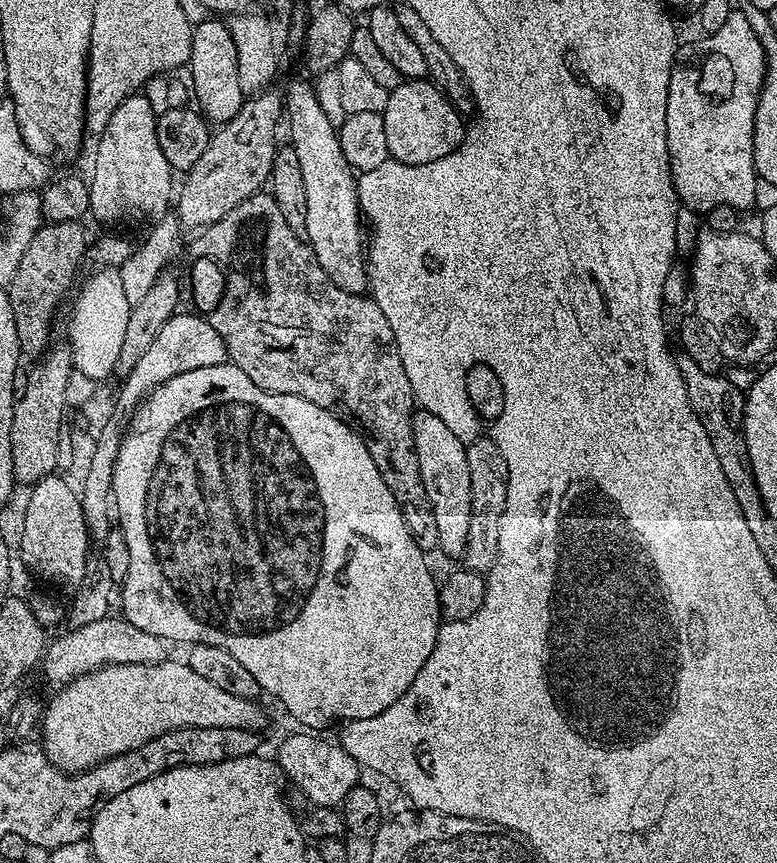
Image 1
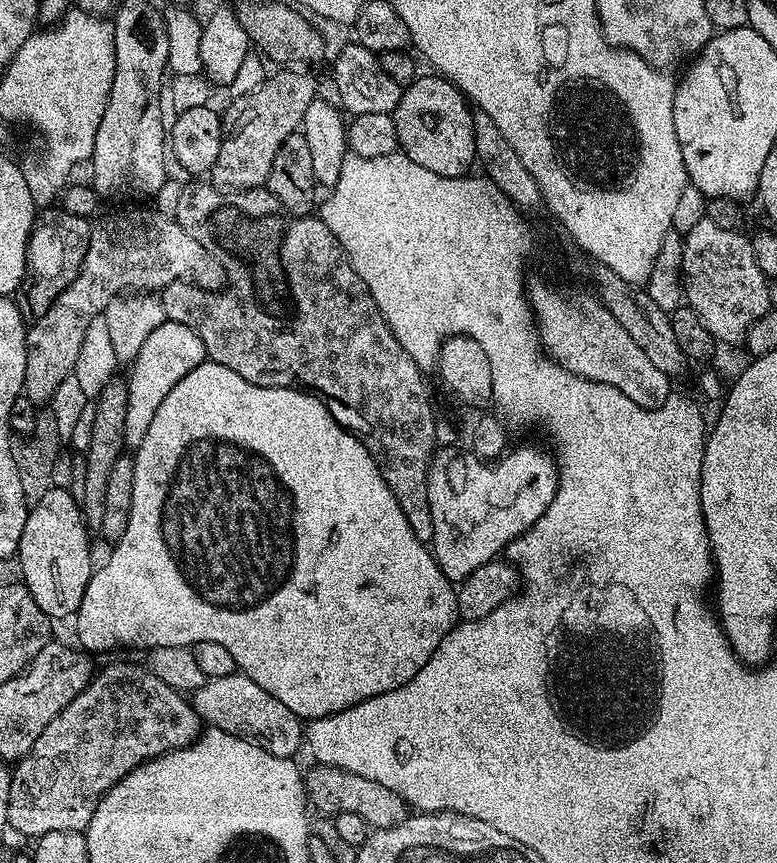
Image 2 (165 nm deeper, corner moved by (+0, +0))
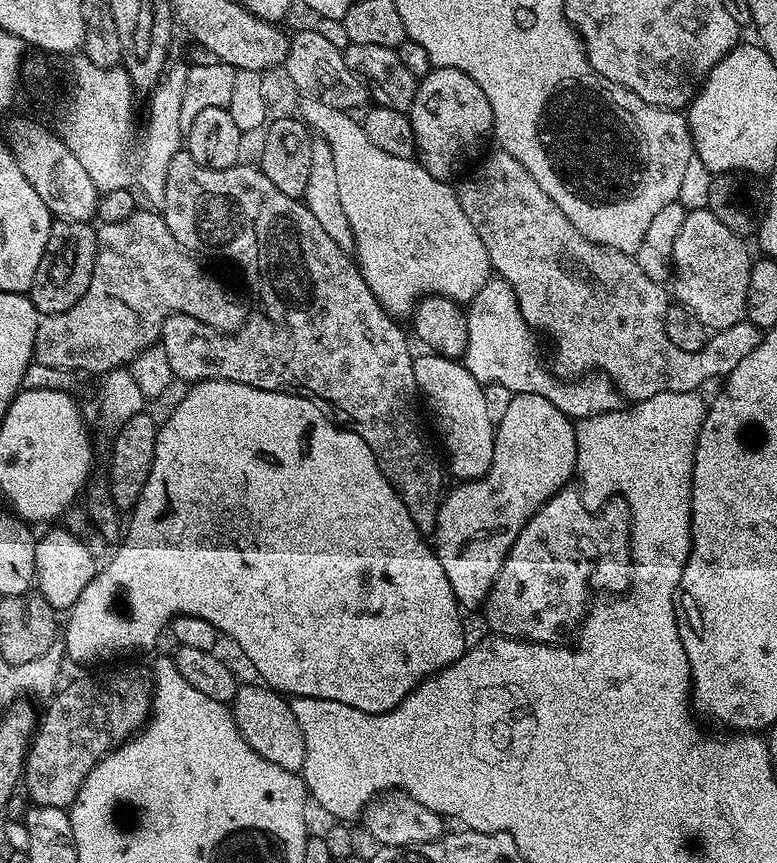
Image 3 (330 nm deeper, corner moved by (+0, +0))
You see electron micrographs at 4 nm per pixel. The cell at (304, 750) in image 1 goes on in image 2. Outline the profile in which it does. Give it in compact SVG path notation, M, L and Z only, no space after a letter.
M316 766L313 767L313 772L311 773L310 771L307 773L306 776L306 791L308 793L308 802L309 805L313 809L316 808L318 811L320 811L320 814L323 814L325 817L328 818L335 818L339 814L339 812L357 812L357 814L362 817L366 818L366 822L368 823L369 829L375 830L378 828L389 828L390 826L398 826L398 822L402 822L406 817L409 816L410 814L410 808L409 805L404 803L404 800L400 795L398 795L394 790L390 790L386 786L382 786L382 782L370 782L370 778L362 778L358 774L350 774L346 770L342 770L341 768L330 768L327 766Z

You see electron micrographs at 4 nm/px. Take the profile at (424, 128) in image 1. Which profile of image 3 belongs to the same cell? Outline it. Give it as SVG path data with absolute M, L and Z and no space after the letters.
M433 67L417 83L410 115L418 163L434 178L445 182L451 181L451 176L459 177L485 151L484 143L494 132L490 102L486 94L482 94L482 86L462 74L462 70L453 68Z

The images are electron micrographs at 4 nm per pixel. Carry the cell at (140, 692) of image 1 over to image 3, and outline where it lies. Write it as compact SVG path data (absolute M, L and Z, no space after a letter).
M241 683L236 689L236 696L230 702L230 711L242 738L250 742L262 758L274 762L274 766L282 766L282 770L303 773L306 762L306 742L302 734L302 726L298 726L298 718L294 718L291 703L281 693L263 683Z

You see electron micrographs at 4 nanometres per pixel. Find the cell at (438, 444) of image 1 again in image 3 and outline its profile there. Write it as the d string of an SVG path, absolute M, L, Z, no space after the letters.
M517 392L512 397L510 406L506 410L506 414L501 418L498 425L498 435L496 437L496 445L494 446L494 462L490 466L490 470L477 480L466 480L457 483L456 489L449 491L444 499L440 502L438 510L438 522L436 523L436 531L434 533L434 547L438 562L442 562L442 570L446 570L446 578L450 582L450 590L454 590L454 598L459 602L461 609L468 608L479 609L483 605L484 600L490 594L490 590L494 586L494 582L498 578L498 574L502 570L505 558L508 557L509 550L514 546L514 542L518 538L518 534L526 526L526 522L534 513L541 508L551 496L566 487L568 480L573 479L576 472L576 429L573 421L566 414L562 414L562 410L558 410L558 406L554 406L554 402L550 402L546 398L542 398L542 394L534 394L533 392Z

